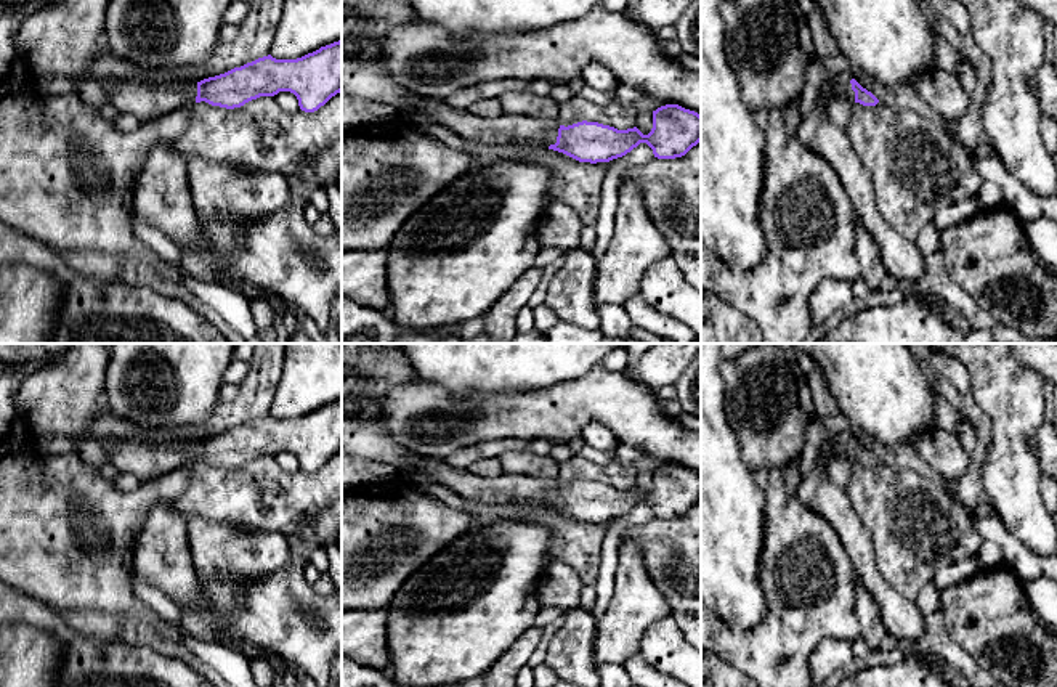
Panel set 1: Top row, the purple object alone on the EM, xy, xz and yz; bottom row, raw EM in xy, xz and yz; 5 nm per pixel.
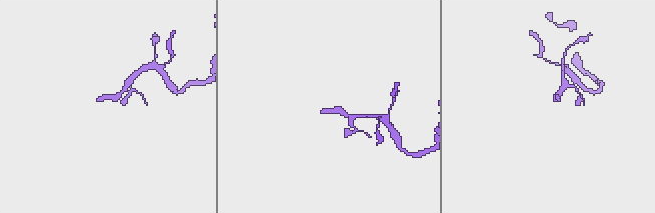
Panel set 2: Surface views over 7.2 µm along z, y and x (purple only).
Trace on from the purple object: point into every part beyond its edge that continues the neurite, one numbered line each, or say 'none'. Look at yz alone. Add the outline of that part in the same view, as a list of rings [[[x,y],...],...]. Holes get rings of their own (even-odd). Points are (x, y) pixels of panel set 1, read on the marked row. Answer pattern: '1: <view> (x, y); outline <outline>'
1: yz (844, 85); outline [[[844,71],[836,77],[839,95],[848,103],[855,103],[855,91],[852,90],[850,80],[853,79],[850,71]]]

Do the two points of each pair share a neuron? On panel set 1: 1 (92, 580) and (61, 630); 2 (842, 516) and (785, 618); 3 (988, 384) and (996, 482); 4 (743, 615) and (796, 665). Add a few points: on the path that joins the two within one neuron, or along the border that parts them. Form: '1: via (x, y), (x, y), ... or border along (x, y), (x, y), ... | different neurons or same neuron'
1: border along (26, 594), (60, 613) | different neurons
2: border along (805, 506), (833, 527), (852, 564) | different neurons
3: via (1006, 408), (1006, 458) | same neuron
4: border along (764, 589), (757, 625), (732, 628), (719, 615) | different neurons

